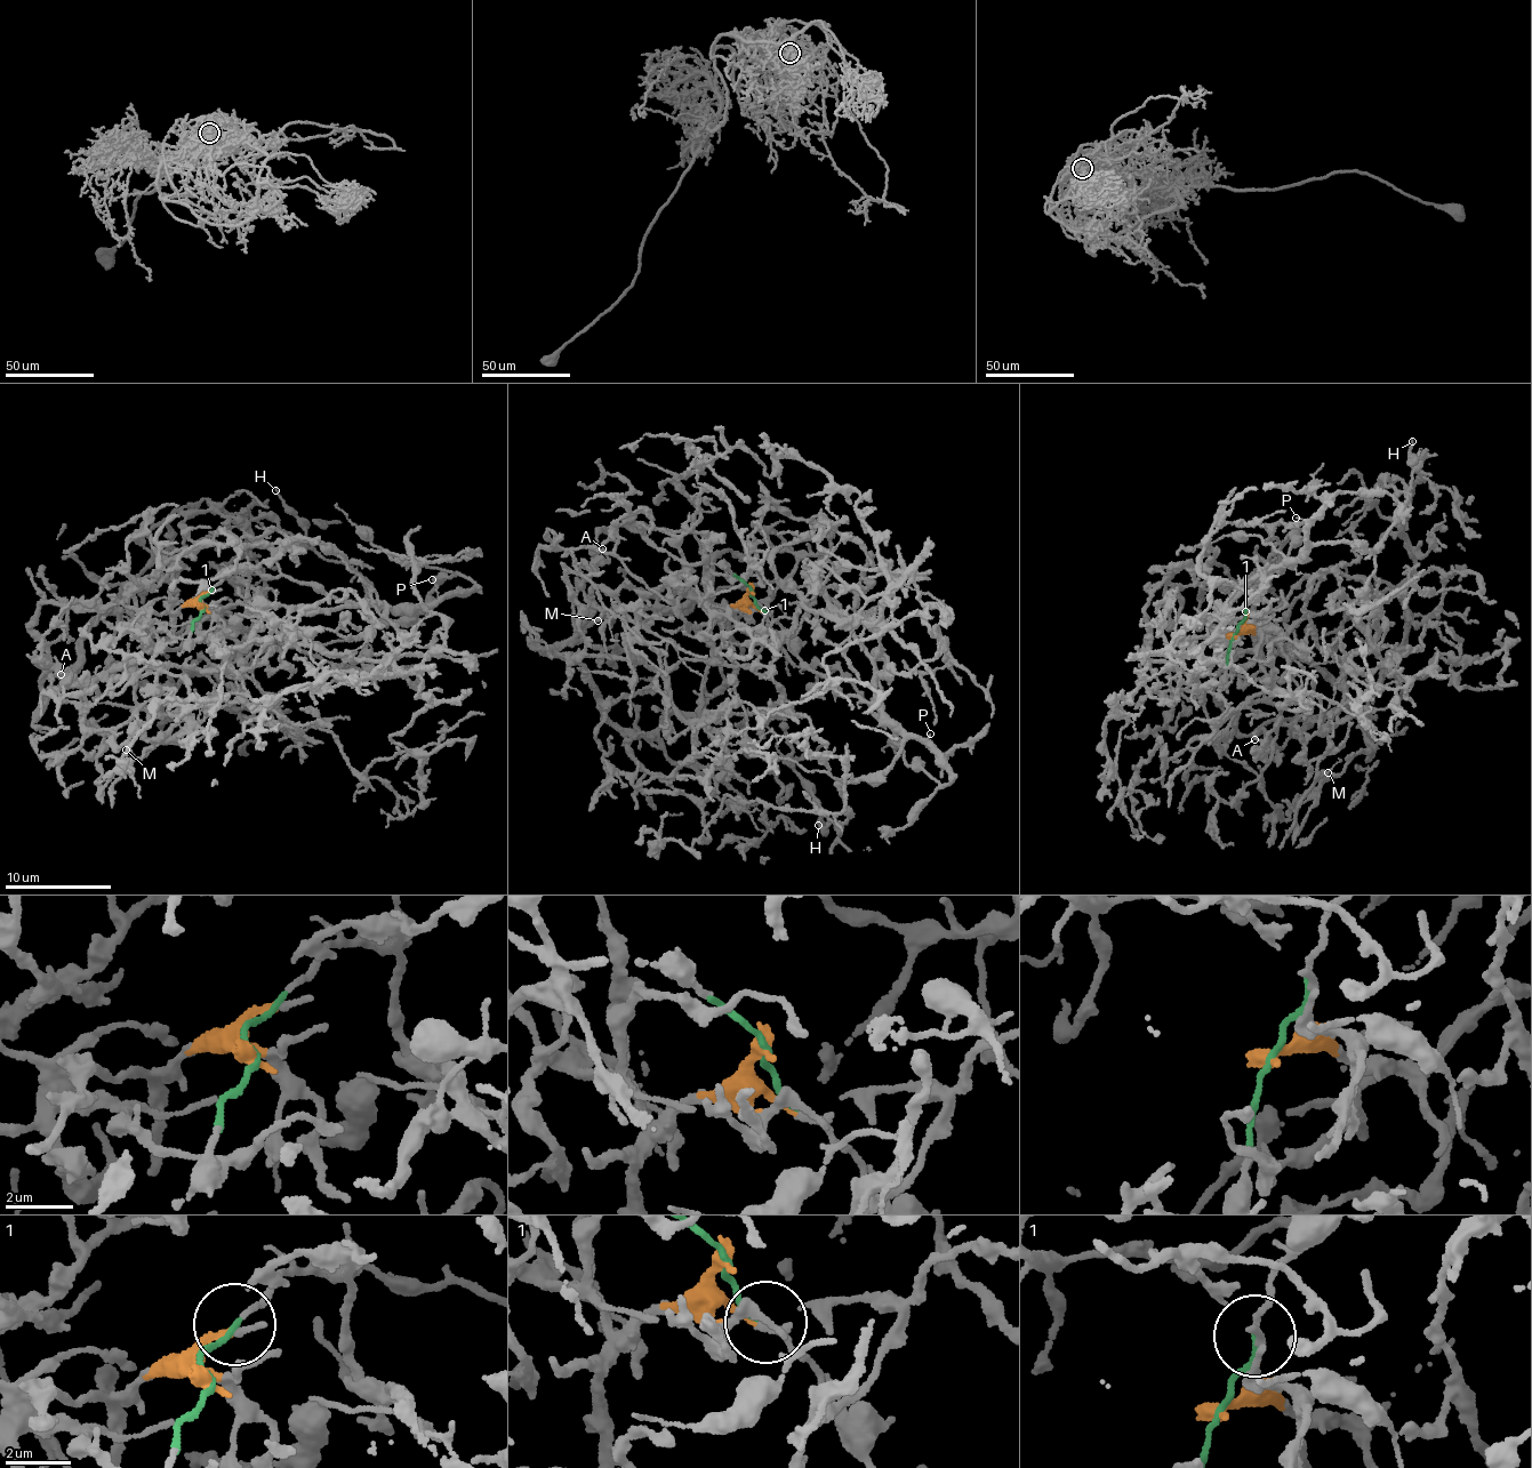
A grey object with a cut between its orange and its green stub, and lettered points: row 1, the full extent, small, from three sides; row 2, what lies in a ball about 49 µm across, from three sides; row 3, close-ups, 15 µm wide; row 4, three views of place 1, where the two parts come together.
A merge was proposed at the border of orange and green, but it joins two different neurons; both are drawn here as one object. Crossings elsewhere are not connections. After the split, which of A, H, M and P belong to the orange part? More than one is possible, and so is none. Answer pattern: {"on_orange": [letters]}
{"on_orange": ["A", "M"]}

